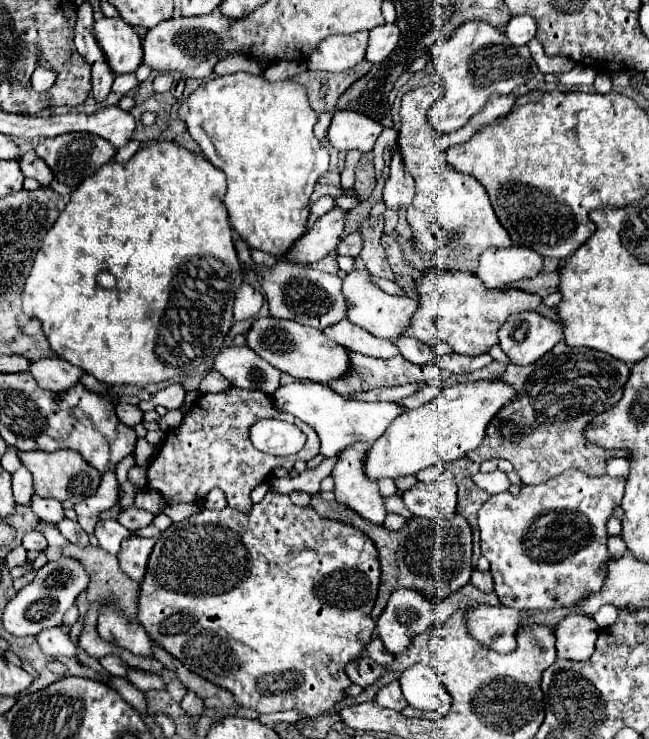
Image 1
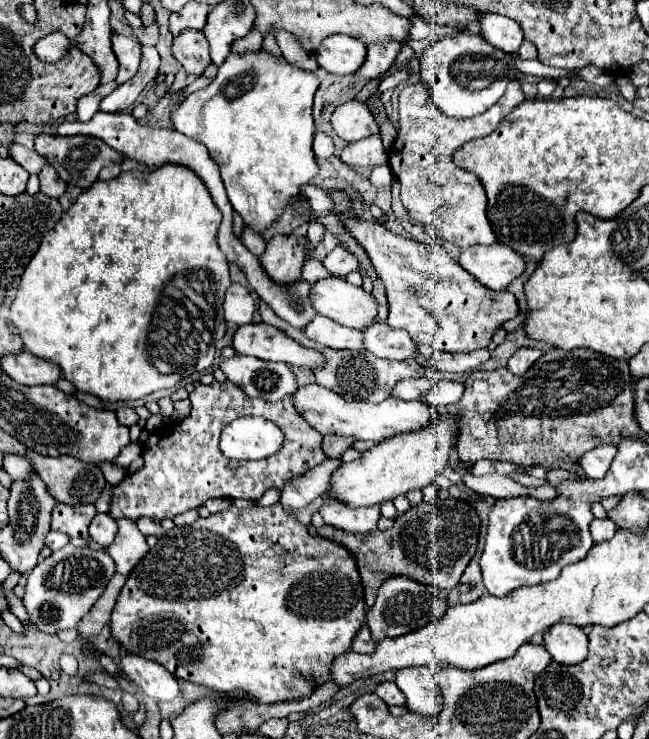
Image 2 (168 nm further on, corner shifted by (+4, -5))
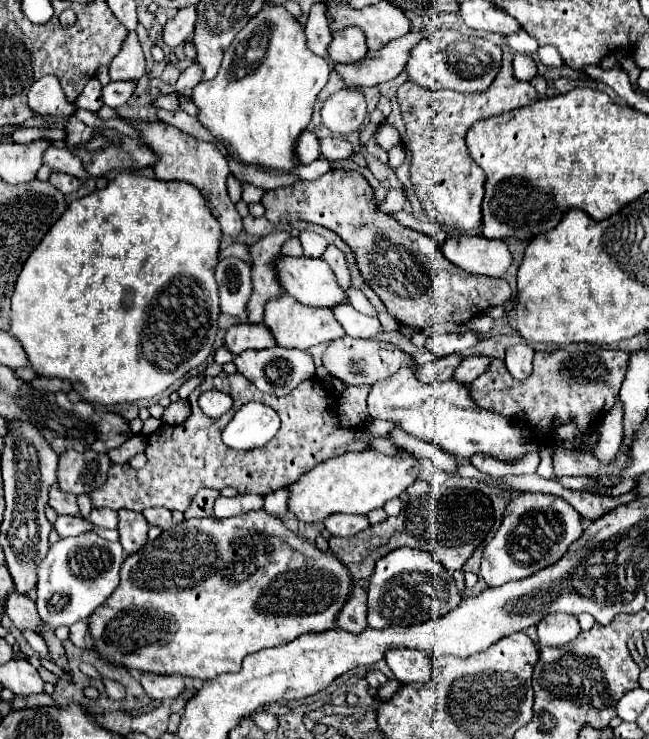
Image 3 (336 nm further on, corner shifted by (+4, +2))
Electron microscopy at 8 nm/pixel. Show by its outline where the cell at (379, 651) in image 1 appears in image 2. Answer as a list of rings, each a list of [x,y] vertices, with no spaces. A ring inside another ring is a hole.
[[[363,624],[363,626],[359,628],[359,632],[357,632],[355,638],[353,638],[351,648],[353,648],[355,652],[363,652],[363,654],[369,654],[369,652],[375,650],[375,640],[371,638],[371,632],[369,632],[367,624]]]

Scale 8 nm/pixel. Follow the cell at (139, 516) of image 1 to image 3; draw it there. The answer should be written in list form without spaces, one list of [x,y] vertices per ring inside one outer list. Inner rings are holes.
[[[145,509],[143,517],[147,519],[149,525],[157,525],[161,529],[169,529],[173,525],[169,509]]]

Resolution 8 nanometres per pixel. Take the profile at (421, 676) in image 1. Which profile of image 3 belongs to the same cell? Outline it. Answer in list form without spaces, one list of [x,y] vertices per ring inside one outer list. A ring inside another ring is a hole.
[[[391,649],[385,653],[385,661],[399,683],[429,683],[431,659],[423,651]]]

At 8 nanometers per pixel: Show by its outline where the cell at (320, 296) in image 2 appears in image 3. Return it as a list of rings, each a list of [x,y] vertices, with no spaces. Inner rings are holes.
[[[281,257],[277,261],[277,275],[285,293],[293,295],[303,305],[331,309],[347,303],[347,293],[323,259]]]

